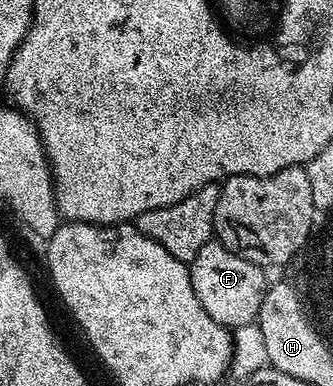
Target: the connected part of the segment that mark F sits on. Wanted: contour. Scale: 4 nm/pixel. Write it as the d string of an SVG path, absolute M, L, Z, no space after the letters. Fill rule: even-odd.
M215 239L207 241L202 251L194 255L188 270L194 295L206 315L232 331L239 325L251 325L257 320L266 288L264 273L265 270L261 266L255 265L250 259L242 259L242 255L230 251Z

